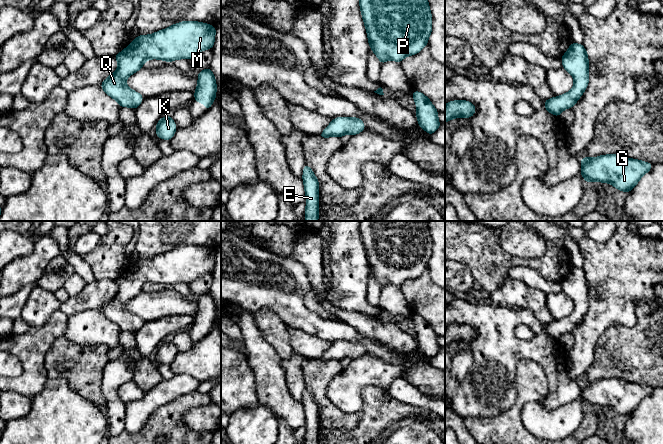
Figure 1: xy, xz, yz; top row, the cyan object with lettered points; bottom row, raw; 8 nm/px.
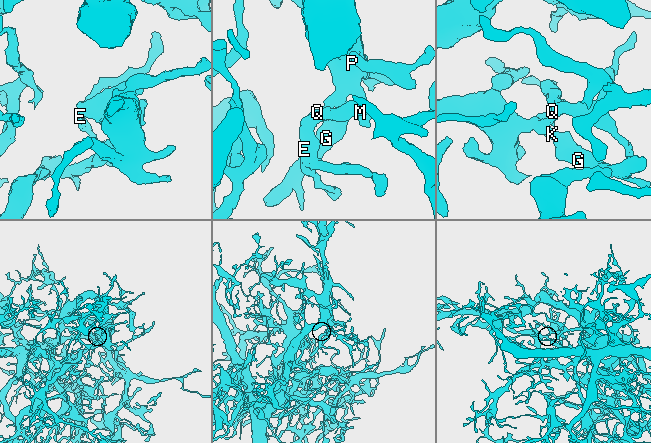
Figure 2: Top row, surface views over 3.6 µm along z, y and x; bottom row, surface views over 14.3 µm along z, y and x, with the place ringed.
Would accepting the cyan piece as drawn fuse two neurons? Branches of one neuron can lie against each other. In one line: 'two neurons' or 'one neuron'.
one neuron

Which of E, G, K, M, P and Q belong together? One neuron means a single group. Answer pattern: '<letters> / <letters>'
E G K M P Q

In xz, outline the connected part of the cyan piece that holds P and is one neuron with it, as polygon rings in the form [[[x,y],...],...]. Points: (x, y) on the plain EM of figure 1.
[[[361,221],[359,225],[359,230],[361,233],[362,243],[364,245],[366,256],[368,259],[370,273],[375,277],[377,282],[380,284],[381,289],[384,288],[387,284],[394,284],[400,288],[402,283],[410,279],[418,278],[428,268],[428,262],[432,256],[432,239],[430,236],[427,221]]]

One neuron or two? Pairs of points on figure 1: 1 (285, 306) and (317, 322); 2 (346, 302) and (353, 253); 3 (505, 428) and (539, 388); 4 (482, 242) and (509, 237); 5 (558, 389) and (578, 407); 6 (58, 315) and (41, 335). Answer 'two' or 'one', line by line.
1: one
2: one
3: one
4: two
5: two
6: one

